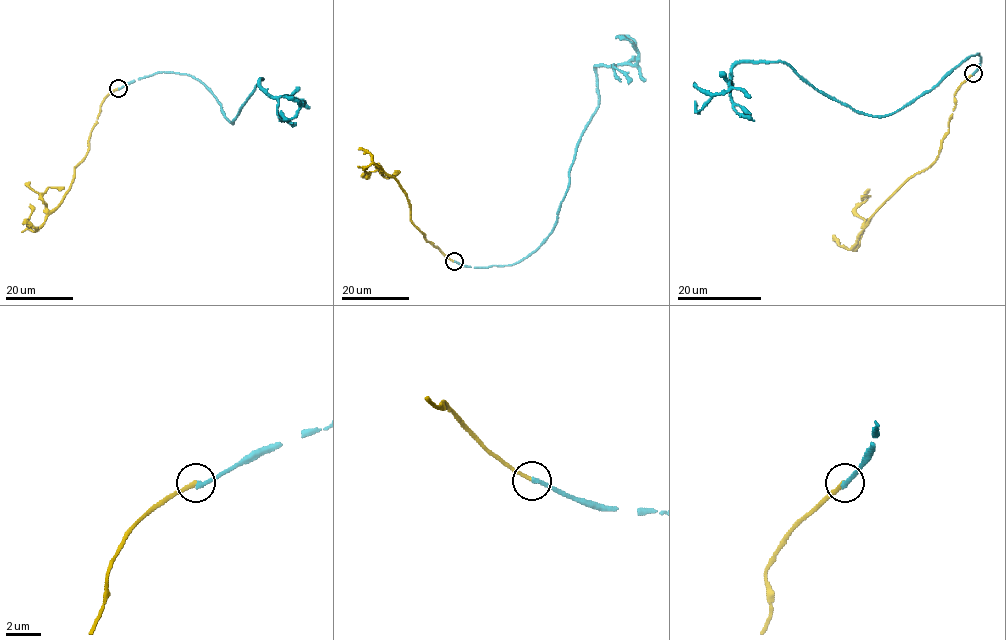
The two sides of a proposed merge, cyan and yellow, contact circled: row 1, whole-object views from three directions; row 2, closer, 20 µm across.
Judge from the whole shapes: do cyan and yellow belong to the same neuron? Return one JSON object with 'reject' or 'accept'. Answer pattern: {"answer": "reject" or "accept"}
{"answer": "reject"}

